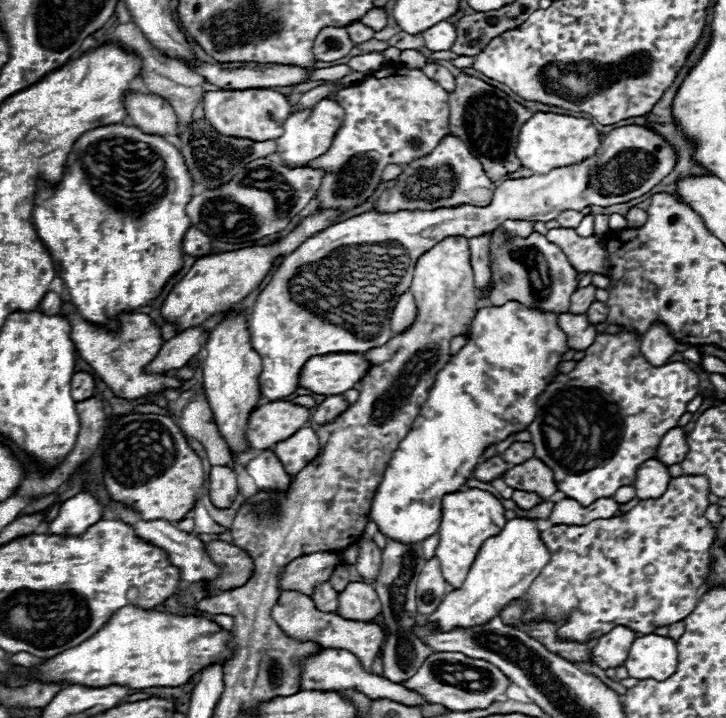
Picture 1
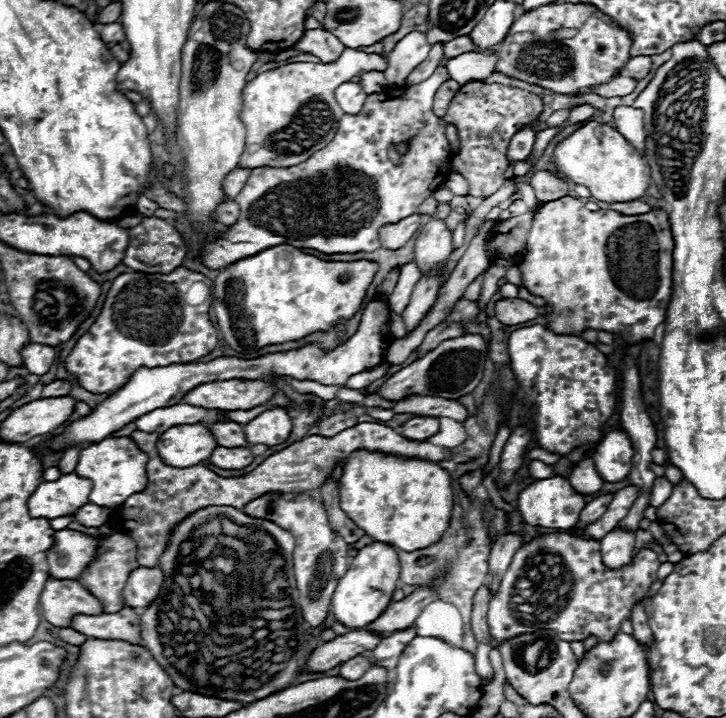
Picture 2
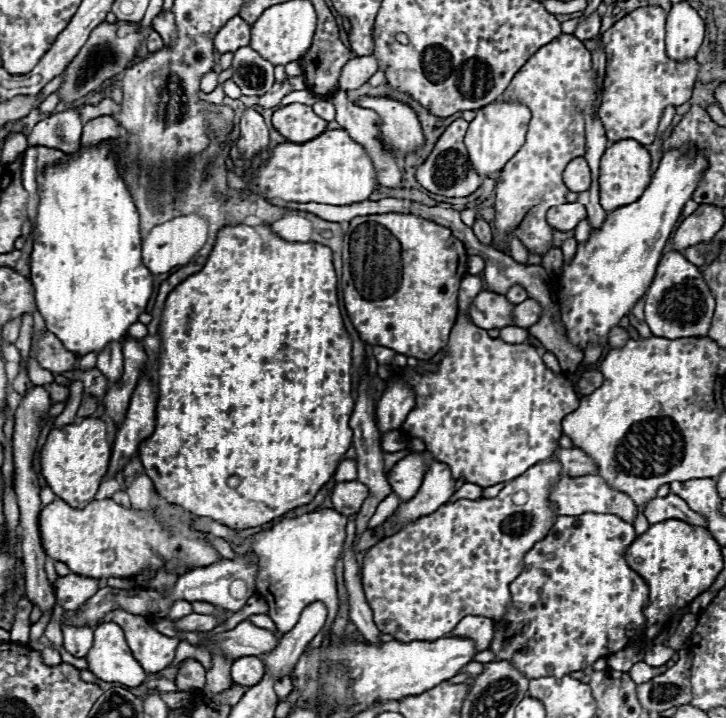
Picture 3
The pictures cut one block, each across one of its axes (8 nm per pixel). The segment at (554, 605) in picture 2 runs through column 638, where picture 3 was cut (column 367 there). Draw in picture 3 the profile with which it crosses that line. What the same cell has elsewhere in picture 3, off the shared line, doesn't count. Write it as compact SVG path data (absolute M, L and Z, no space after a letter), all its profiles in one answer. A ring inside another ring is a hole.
M550 458L550 460L544 460L544 462L538 462L536 466L528 468L522 476L514 478L510 484L506 484L500 494L496 498L480 498L480 500L454 500L450 504L444 504L440 506L436 512L424 516L424 518L416 518L416 522L410 522L408 526L404 526L398 534L390 536L390 538L384 538L380 540L378 544L374 544L372 548L368 548L366 556L364 556L364 562L362 562L362 584L364 584L364 594L366 594L366 600L374 612L374 622L378 626L378 630L382 634L390 634L394 636L396 640L400 642L412 642L412 640L438 640L438 638L444 638L448 636L454 628L456 628L456 622L460 622L460 618L468 616L468 614L488 614L488 618L502 618L508 610L508 606L512 604L512 596L510 596L510 582L516 578L516 574L520 574L522 566L524 566L524 554L536 544L540 542L540 538L544 538L544 534L548 534L548 530L552 528L552 522L558 518L558 514L554 512L554 502L550 500L550 492L552 492L552 486L560 480L568 476L560 462L556 458Z

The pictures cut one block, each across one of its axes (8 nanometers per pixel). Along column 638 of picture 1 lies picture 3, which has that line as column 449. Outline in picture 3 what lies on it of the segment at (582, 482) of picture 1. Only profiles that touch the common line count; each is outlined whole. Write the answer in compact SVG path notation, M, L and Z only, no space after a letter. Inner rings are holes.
M458 316L448 354L434 374L410 374L408 382L416 394L416 406L406 416L402 432L410 438L422 438L426 450L434 454L438 462L450 466L454 478L466 478L466 482L482 488L498 482L508 482L536 462L554 456L558 440L562 436L560 422L566 414L576 410L580 398L568 378L554 374L546 368L540 352L530 344L508 344L500 338L490 338L484 328L474 326L468 318Z

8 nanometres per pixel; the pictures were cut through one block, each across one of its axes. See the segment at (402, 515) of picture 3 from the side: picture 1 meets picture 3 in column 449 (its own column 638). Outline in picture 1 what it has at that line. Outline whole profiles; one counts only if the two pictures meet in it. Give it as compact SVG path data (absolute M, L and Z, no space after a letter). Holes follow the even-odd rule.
M650 458L640 466L640 470L636 470L636 482L632 486L636 490L636 498L644 500L644 498L660 498L666 492L668 482L670 482L668 468L656 458Z

